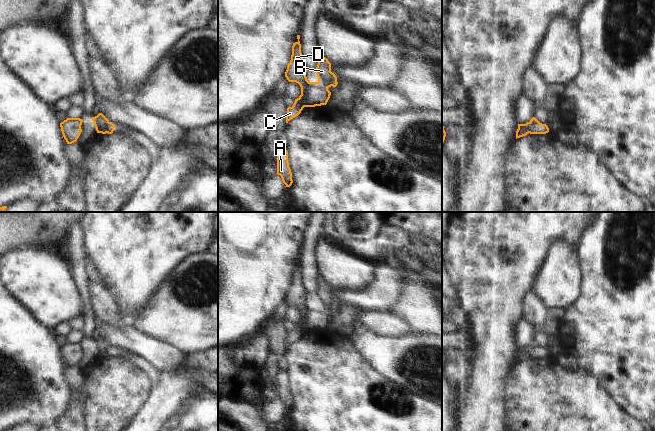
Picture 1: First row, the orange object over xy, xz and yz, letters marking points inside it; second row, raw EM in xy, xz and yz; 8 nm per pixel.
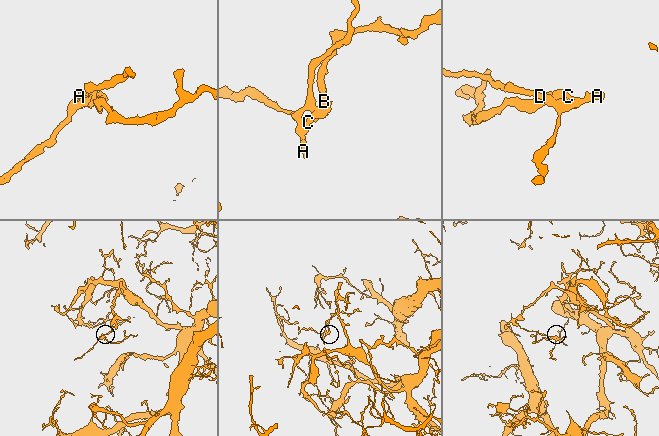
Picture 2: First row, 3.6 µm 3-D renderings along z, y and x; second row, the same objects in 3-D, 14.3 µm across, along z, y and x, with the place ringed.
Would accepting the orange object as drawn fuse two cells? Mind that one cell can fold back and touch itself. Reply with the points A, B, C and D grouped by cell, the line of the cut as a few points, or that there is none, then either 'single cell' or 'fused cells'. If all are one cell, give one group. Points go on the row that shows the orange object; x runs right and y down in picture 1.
groups A C D / B; cut xz (332, 73), (332, 79), (329, 82), (318, 82); fused cells

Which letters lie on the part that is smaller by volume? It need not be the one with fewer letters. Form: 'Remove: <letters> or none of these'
Remove: B

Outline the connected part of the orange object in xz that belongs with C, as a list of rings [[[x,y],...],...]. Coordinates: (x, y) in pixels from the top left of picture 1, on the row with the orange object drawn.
[[[297,35],[298,41],[293,43],[290,63],[287,66],[285,77],[289,82],[296,82],[301,87],[301,95],[295,99],[292,107],[287,108],[286,123],[298,116],[304,107],[315,107],[326,105],[331,92],[329,87],[336,87],[337,77],[332,73],[330,83],[323,84],[319,82],[309,82],[306,77],[307,68],[303,63],[301,53],[300,35]]]

